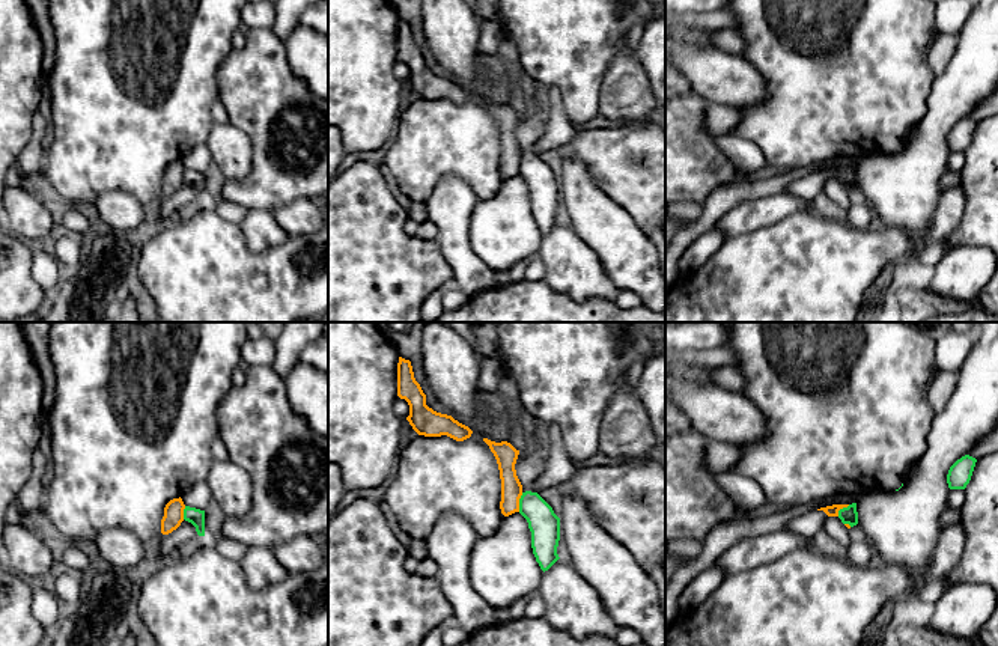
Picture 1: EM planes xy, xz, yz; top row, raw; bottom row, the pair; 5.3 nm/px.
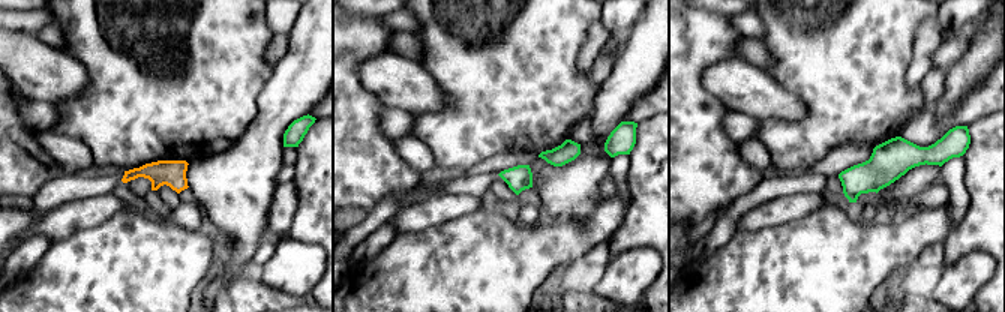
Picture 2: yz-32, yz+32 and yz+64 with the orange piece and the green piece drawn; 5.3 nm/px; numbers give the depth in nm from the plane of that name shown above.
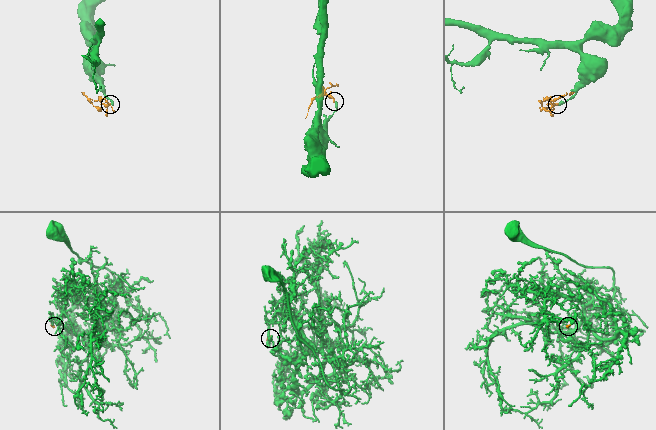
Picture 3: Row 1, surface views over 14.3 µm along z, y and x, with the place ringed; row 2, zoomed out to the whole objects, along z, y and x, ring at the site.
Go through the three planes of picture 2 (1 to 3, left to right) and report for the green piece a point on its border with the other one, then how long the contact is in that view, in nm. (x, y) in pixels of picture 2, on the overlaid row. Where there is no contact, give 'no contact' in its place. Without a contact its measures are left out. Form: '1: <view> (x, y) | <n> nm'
1: no contact
2: no contact
3: no contact

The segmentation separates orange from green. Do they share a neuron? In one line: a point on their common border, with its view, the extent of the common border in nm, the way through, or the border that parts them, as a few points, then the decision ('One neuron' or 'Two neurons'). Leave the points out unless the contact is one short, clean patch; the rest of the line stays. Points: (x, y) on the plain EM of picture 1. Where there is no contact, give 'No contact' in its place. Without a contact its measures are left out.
Touches orange at xz (518, 164). Shared border 110 nm. Two neurons

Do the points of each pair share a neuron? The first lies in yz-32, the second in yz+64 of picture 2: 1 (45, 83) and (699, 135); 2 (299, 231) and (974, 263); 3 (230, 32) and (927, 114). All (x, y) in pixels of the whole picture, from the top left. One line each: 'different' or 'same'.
1: different
2: different
3: different

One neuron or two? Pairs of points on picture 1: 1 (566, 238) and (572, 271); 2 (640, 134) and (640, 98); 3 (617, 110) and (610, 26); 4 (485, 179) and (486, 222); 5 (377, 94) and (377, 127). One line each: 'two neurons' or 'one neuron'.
1: one neuron
2: two neurons
3: two neurons
4: two neurons
5: one neuron

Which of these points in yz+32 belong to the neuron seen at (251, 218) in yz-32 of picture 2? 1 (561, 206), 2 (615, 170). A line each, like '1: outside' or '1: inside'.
1: inside
2: outside

